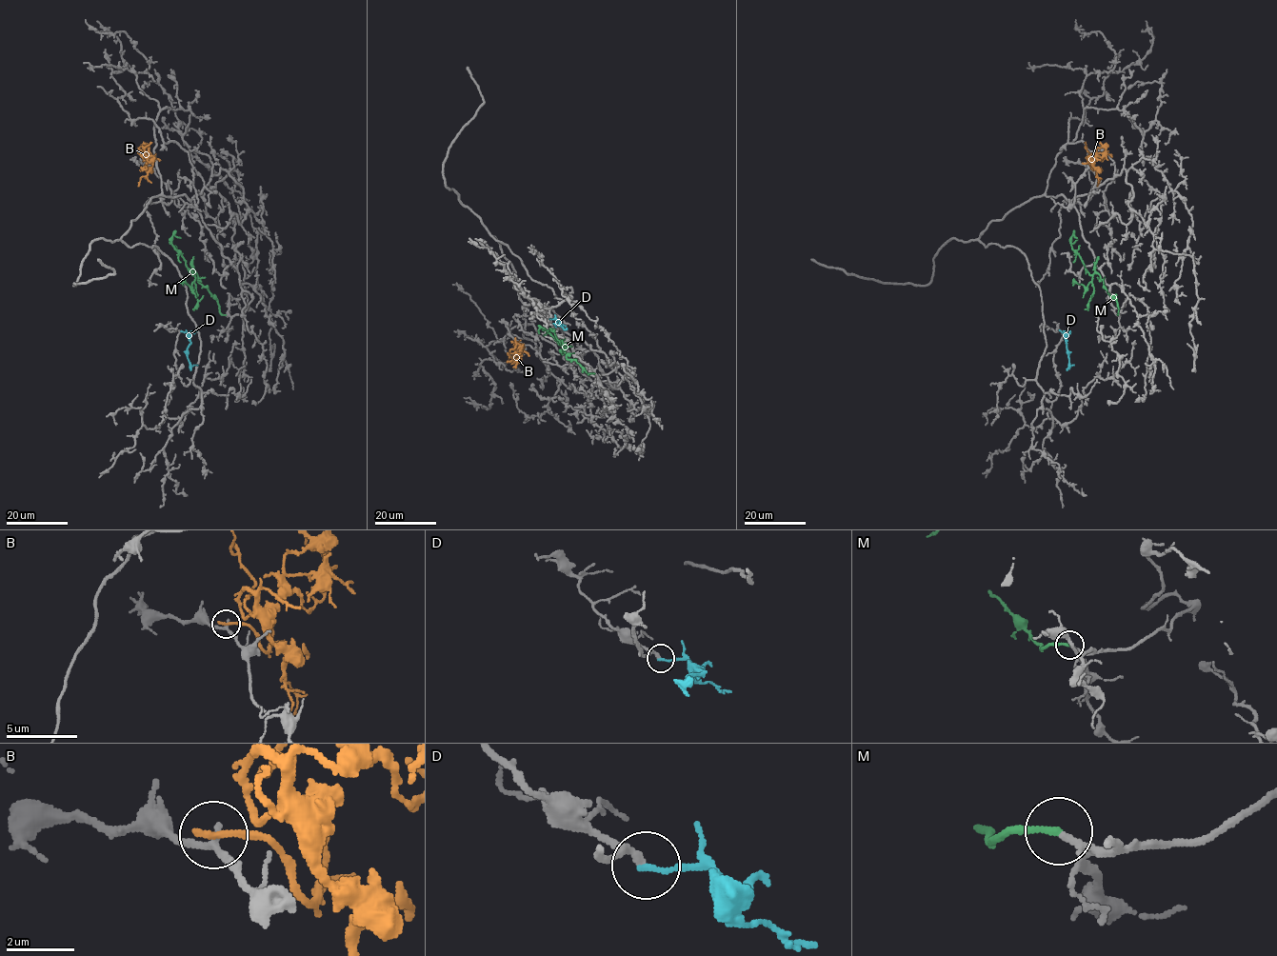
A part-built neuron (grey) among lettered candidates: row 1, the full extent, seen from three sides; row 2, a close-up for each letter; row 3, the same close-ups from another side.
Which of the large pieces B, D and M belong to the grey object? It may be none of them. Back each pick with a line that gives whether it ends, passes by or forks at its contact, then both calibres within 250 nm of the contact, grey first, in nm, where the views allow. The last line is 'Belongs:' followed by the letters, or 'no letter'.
M: it ends | 240/200 nm
Belongs: M

